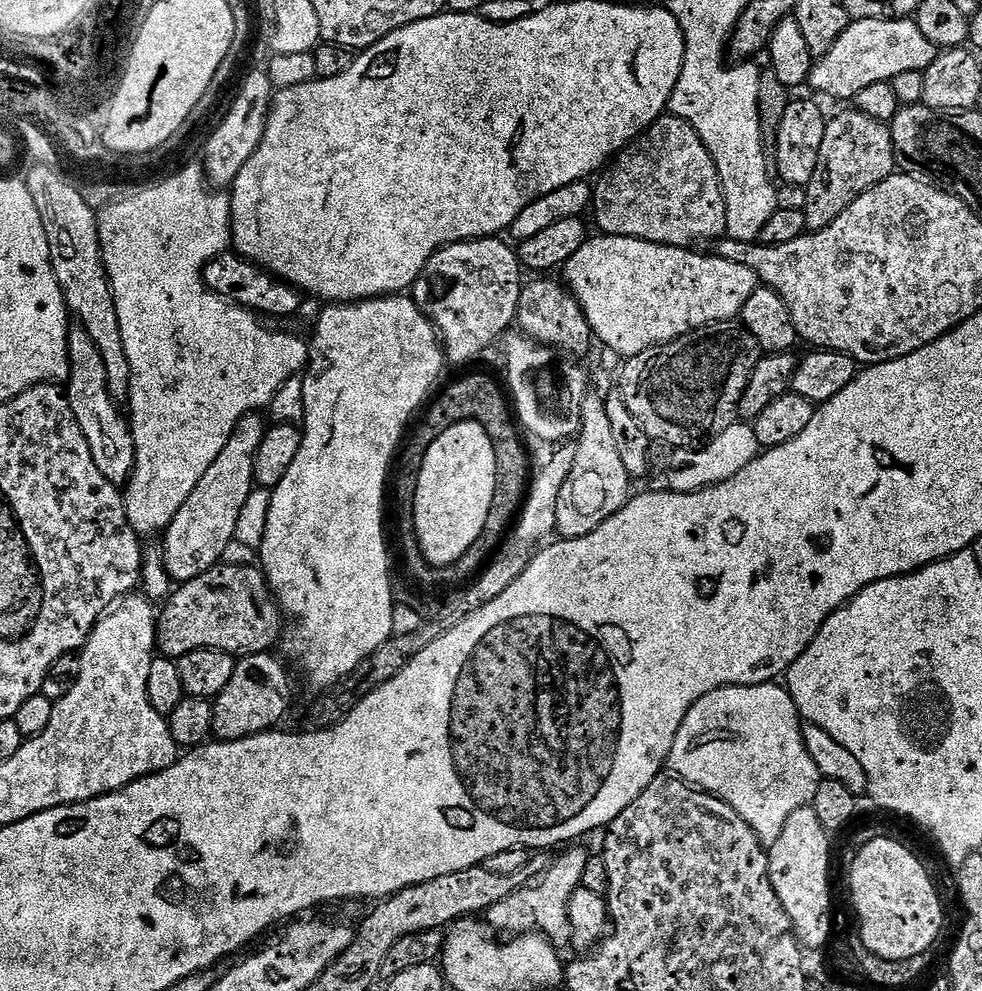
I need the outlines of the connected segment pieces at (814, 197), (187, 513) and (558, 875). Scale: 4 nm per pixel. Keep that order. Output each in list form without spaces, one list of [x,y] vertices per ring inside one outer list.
[[[855,110],[840,112],[836,117],[831,117],[822,138],[822,150],[818,150],[818,166],[814,166],[814,178],[810,178],[806,186],[806,206],[802,217],[807,231],[817,232],[830,226],[830,222],[834,222],[834,218],[838,218],[846,206],[853,204],[858,197],[866,194],[866,190],[896,171],[892,130],[888,124]]]
[[[249,414],[239,420],[226,446],[210,462],[210,470],[202,474],[198,486],[190,490],[190,498],[182,502],[182,510],[174,514],[164,529],[162,555],[169,581],[193,580],[223,561],[226,546],[230,546],[236,535],[238,518],[254,490],[256,454],[266,431],[265,417],[261,416]]]
[[[568,846],[557,860],[553,859],[548,865],[548,871],[539,877],[527,888],[520,888],[510,898],[502,898],[498,906],[494,906],[486,913],[486,924],[489,929],[497,928],[500,932],[508,932],[512,936],[525,934],[539,934],[544,940],[553,945],[567,945],[568,939],[568,903],[574,894],[574,890],[580,888],[582,874],[586,870],[586,862],[589,858],[587,851],[576,848],[580,846]]]

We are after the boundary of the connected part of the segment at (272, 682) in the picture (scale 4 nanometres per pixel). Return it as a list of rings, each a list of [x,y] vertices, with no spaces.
[[[271,651],[237,659],[234,678],[218,694],[212,706],[212,736],[217,741],[241,740],[259,732],[271,732],[292,704],[292,676]]]

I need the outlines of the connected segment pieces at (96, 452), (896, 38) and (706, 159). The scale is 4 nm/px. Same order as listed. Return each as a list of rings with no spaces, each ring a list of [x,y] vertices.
[[[79,326],[69,331],[69,339],[66,381],[68,405],[70,410],[74,410],[74,418],[78,418],[78,426],[82,426],[82,434],[86,434],[94,466],[98,466],[98,470],[102,470],[102,474],[106,474],[106,478],[112,484],[127,485],[132,468],[136,465],[136,451],[129,421],[120,417],[120,412],[116,409],[119,408],[117,401],[108,394],[104,367],[94,341]]]
[[[915,19],[852,20],[842,38],[813,63],[808,84],[814,91],[825,92],[836,100],[851,101],[870,82],[891,82],[906,71],[923,73],[937,55],[937,48],[918,30]]]
[[[671,114],[660,116],[645,130],[640,133],[636,139],[626,145],[626,147],[617,152],[614,159],[603,169],[600,181],[595,181],[592,189],[592,203],[590,205],[590,216],[596,219],[596,224],[601,233],[605,236],[629,236],[630,238],[638,238],[646,242],[654,242],[655,244],[665,244],[671,248],[687,248],[700,246],[703,240],[715,242],[725,235],[728,231],[726,226],[726,198],[724,192],[720,188],[720,175],[714,166],[714,158],[710,158],[710,150],[706,150],[706,146],[702,142],[702,138],[698,138],[698,134],[694,130],[694,126],[690,126],[682,118]]]

